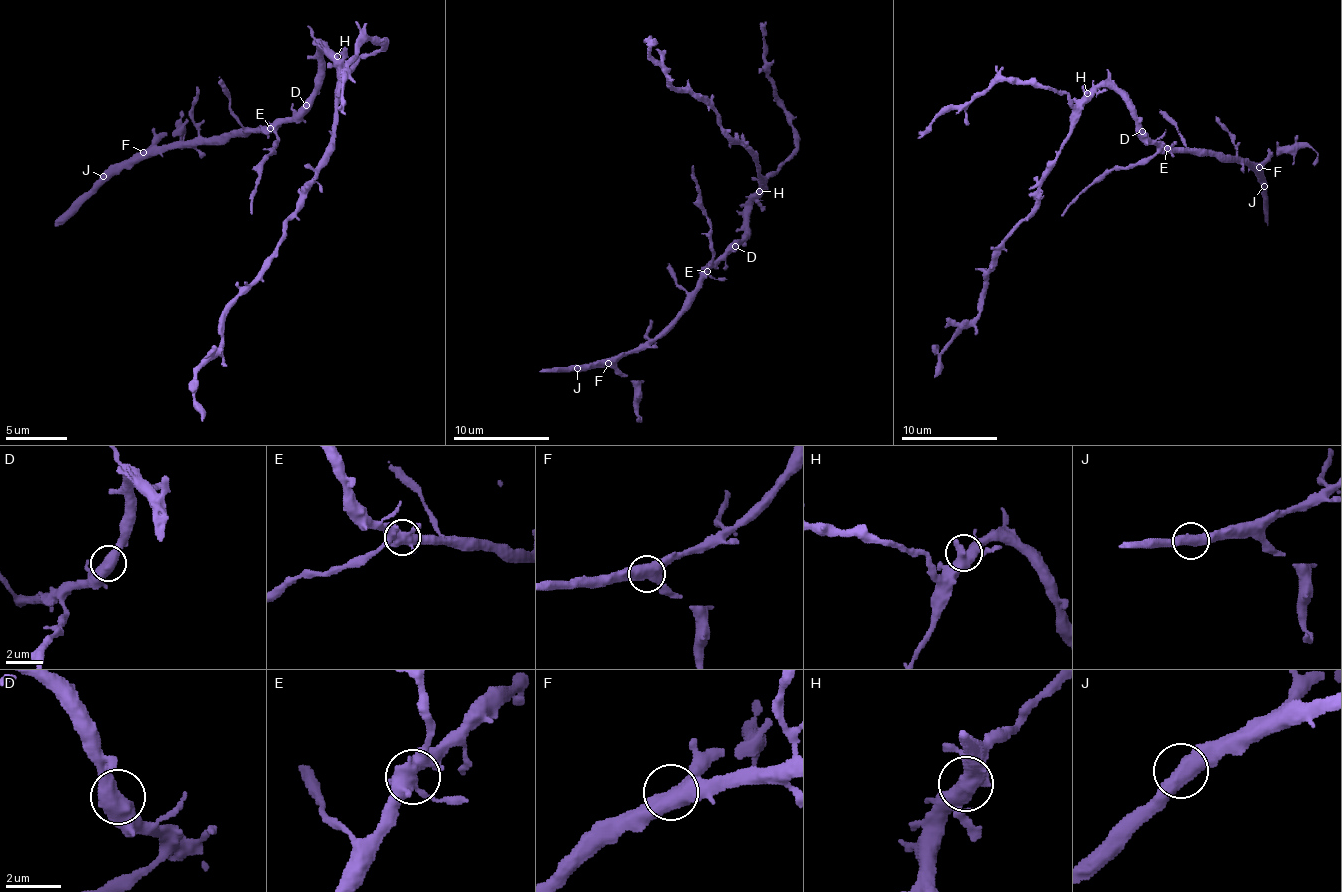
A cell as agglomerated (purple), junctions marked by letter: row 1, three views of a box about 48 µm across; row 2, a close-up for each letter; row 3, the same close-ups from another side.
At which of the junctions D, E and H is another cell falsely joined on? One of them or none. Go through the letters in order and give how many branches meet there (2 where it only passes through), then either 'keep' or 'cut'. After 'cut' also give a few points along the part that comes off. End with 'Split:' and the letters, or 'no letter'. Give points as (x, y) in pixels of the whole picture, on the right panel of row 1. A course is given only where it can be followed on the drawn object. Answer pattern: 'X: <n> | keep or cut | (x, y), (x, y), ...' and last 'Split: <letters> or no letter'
D: 2 | keep
E: 4 | keep
H: 4 | keep
Split: no letter

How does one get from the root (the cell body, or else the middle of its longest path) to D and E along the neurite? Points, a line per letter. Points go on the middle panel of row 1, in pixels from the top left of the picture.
D: (757, 193), (750, 205), (747, 234), (735, 246)
E: (757, 193), (750, 205), (747, 232), (707, 270)

